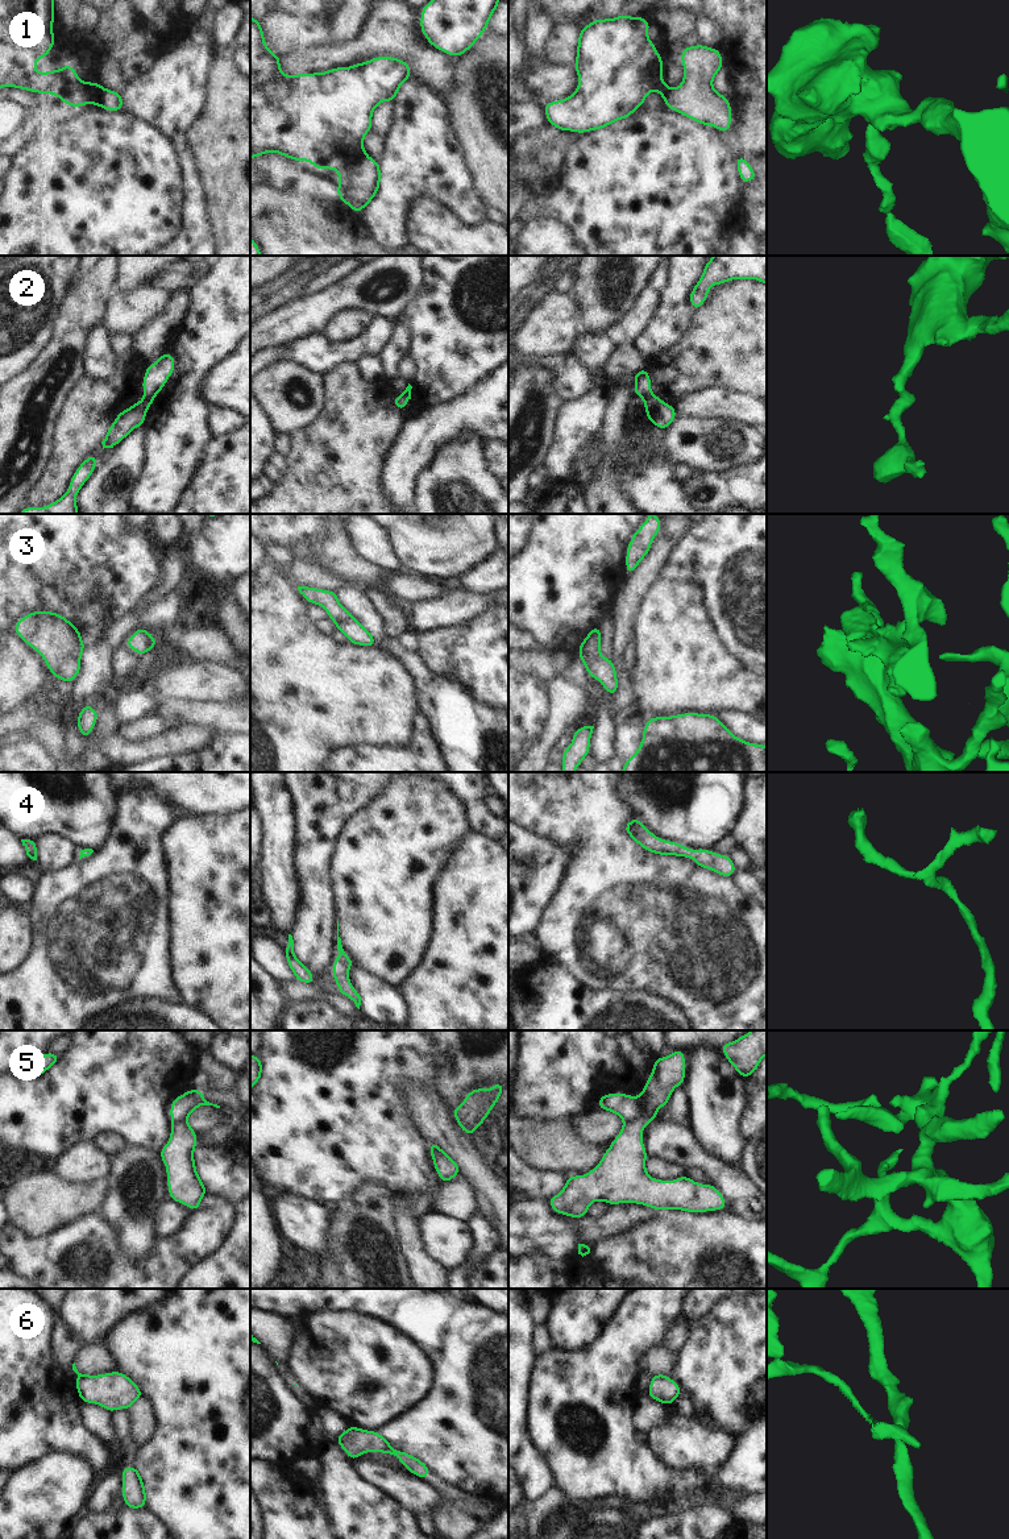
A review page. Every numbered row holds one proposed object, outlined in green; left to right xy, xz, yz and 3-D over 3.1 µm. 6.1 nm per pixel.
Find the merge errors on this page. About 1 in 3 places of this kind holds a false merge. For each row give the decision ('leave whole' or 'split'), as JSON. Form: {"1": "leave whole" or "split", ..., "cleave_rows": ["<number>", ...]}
{"1": "split", "2": "split", "3": "leave whole", "4": "leave whole", "5": "split", "6": "split", "cleave_rows": ["1", "2", "5", "6"]}

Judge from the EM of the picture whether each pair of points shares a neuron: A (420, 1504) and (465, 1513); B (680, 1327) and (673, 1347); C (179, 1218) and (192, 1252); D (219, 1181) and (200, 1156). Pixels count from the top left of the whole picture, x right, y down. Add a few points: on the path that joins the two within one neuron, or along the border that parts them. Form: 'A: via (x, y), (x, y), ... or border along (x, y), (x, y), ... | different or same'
A: border along (448, 1498), (436, 1511), (434, 1519) | different
B: via (679, 1332), (673, 1342) | same
C: border along (195, 1211), (181, 1230), (166, 1237), (160, 1237) | different
D: via (219, 1174), (207, 1162) | same

